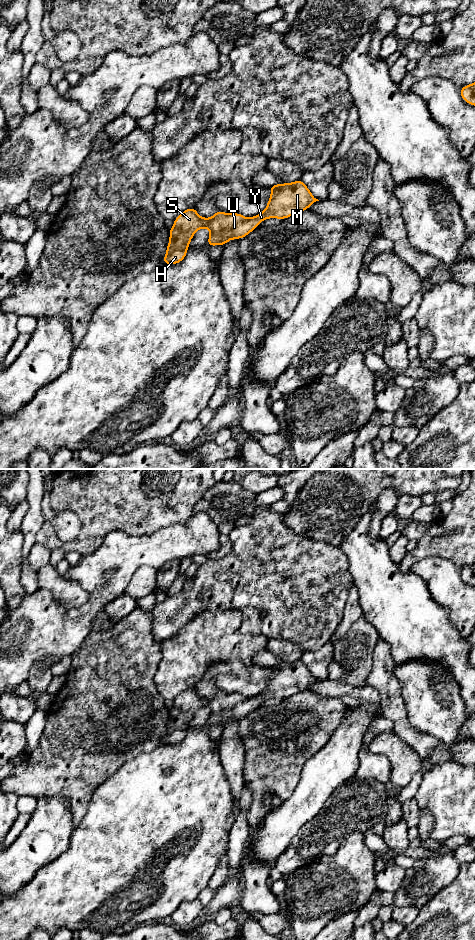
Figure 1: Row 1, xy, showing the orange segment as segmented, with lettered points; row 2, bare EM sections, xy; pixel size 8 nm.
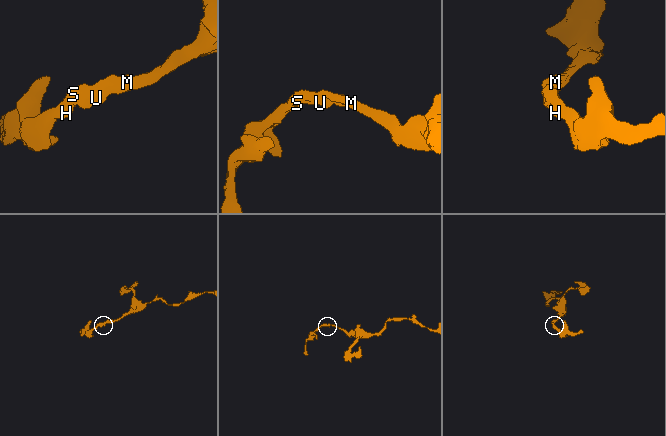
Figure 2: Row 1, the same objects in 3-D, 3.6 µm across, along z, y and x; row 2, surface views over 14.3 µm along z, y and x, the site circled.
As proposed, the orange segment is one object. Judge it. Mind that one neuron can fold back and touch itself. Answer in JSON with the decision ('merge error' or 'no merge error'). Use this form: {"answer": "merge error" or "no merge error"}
{"answer": "no merge error"}

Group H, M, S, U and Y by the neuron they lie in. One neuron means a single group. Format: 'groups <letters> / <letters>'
groups H M S U Y

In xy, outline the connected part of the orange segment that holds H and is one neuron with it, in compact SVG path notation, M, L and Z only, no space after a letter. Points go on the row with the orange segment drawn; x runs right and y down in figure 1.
M301 181L288 184L279 183L268 186L271 198L266 209L252 218L239 213L216 212L210 219L202 218L193 207L183 211L169 229L170 239L163 264L177 264L187 253L189 242L200 228L209 228L211 233L208 246L225 245L230 239L240 239L255 230L257 225L267 218L285 219L307 210L318 199L314 198L307 186Z

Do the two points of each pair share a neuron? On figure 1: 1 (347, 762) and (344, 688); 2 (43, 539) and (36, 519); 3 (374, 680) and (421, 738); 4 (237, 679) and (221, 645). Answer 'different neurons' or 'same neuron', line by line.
1: different neurons
2: different neurons
3: same neuron
4: different neurons

